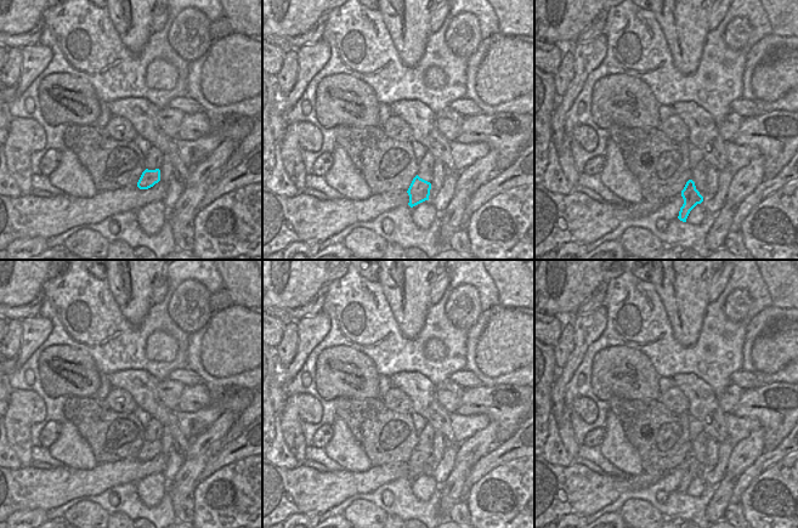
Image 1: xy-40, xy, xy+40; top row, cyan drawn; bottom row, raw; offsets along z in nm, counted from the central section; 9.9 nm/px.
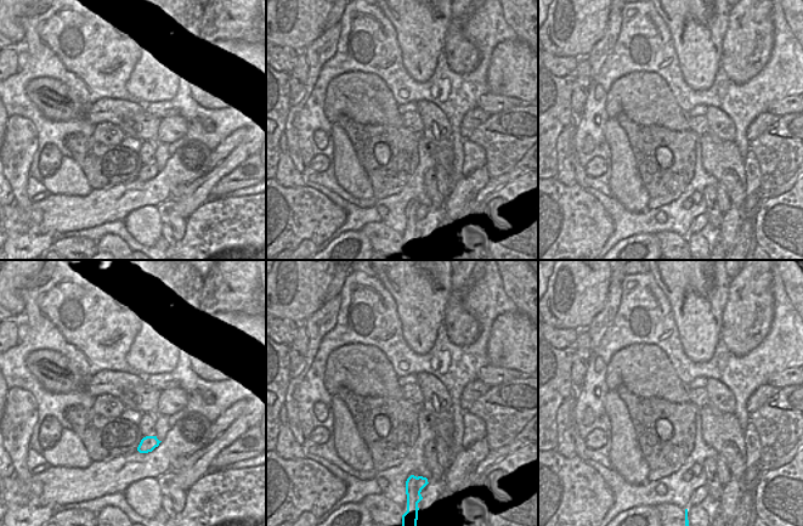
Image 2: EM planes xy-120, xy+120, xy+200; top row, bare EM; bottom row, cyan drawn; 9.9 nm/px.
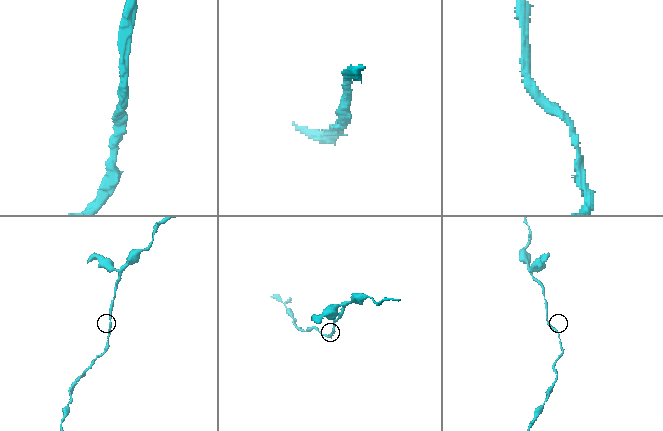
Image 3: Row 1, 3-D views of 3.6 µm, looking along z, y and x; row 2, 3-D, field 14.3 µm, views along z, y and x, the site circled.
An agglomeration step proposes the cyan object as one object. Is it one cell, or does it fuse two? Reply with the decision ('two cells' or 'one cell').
one cell

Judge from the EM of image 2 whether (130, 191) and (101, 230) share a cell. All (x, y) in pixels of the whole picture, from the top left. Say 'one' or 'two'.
two

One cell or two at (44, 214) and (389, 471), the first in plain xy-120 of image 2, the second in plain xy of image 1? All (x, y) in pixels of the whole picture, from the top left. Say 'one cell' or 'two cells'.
one cell

